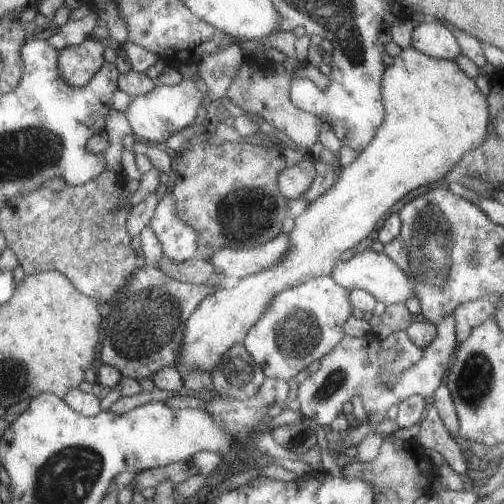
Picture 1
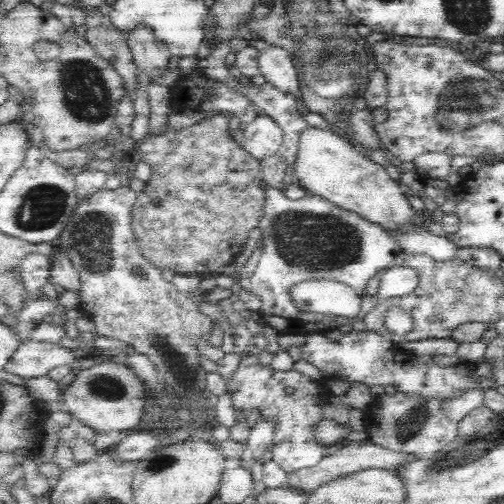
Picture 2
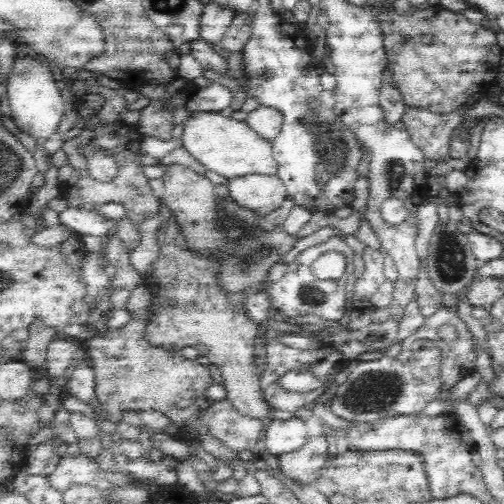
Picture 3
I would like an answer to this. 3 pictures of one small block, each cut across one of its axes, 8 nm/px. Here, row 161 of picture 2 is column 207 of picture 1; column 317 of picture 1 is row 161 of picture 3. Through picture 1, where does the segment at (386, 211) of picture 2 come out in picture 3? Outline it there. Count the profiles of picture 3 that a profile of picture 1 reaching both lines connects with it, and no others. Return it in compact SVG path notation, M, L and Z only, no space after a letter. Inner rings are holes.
M196 112L184 122L184 132L182 132L182 148L206 168L206 172L214 172L218 176L224 176L228 180L236 178L246 178L250 174L258 176L268 176L268 178L280 178L278 164L274 160L272 146L246 122L238 122L234 118L224 118L220 112Z

